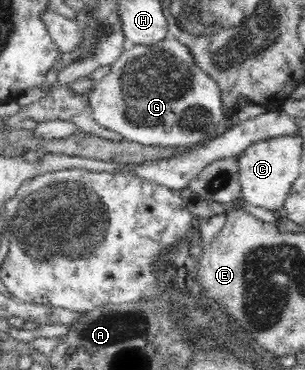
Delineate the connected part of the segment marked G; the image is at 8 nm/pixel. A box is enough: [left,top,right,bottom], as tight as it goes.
[85,35,227,149]

